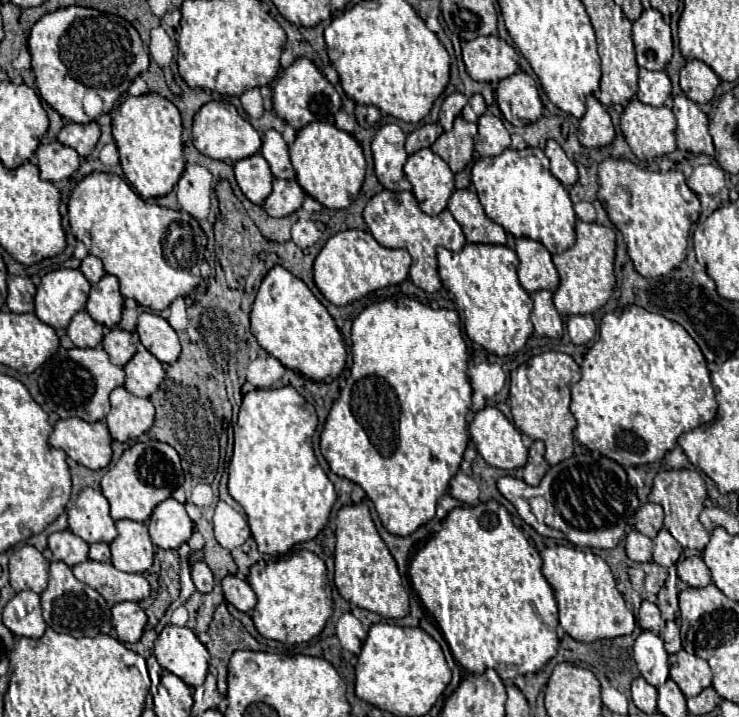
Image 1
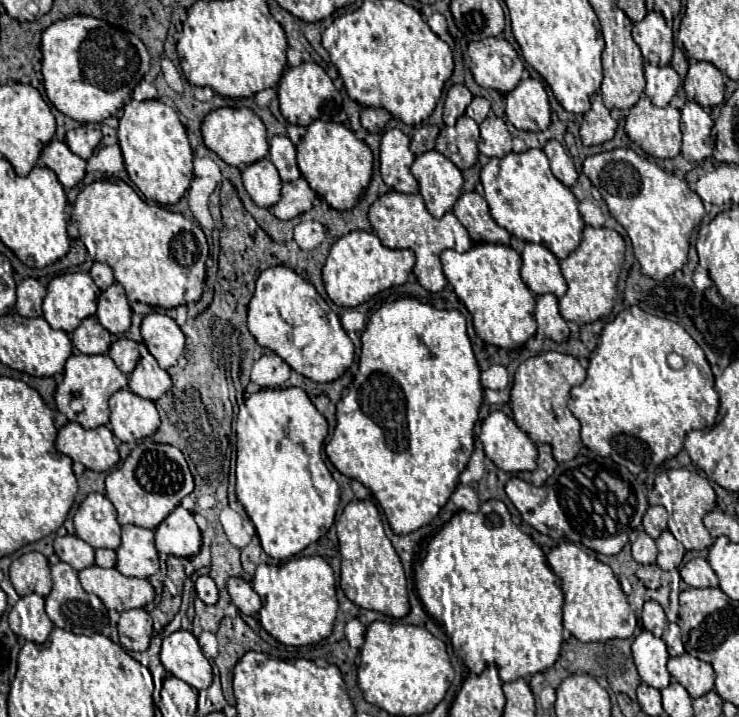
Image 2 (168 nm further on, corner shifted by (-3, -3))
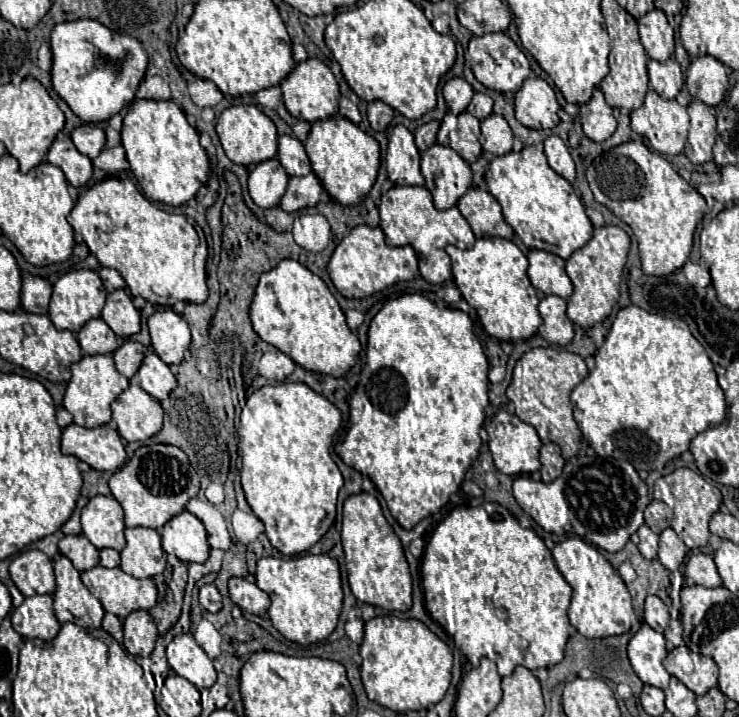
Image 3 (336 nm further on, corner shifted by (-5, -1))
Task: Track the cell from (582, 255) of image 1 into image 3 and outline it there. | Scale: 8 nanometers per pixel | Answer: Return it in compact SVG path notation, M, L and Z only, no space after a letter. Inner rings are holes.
M604 225L596 227L592 239L578 251L570 255L566 261L566 273L574 285L574 293L568 299L568 319L582 329L590 329L594 323L604 321L614 305L618 303L618 289L620 289L620 277L622 269L628 257L630 249L630 237L626 235L624 229L614 227L614 225Z

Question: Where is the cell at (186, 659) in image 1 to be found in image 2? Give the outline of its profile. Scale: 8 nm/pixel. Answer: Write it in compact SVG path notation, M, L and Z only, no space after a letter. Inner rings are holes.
M176 631L162 641L162 665L186 681L190 687L202 691L212 685L212 667L204 657L196 637L190 631Z

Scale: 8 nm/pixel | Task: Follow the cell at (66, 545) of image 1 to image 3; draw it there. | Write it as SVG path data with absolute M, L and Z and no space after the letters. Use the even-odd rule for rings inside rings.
M66 535L60 539L58 547L78 571L86 571L98 565L98 549L84 535Z

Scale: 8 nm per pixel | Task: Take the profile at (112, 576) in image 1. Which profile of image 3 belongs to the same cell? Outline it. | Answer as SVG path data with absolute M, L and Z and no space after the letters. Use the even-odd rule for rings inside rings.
M96 565L82 571L82 583L102 603L108 613L124 619L136 609L150 609L156 605L156 585L152 579L136 579L120 567L108 569Z

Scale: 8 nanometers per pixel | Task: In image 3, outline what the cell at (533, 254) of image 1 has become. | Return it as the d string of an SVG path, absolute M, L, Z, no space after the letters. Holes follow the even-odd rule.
M530 249L528 261L530 261L528 277L536 289L540 289L546 295L558 295L564 299L570 297L572 283L570 277L566 275L564 259L548 251Z

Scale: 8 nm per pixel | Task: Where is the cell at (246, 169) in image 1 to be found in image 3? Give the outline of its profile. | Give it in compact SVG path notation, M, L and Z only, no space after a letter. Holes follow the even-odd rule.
M268 159L258 163L248 177L248 191L258 207L274 207L280 203L286 191L288 175L278 159Z

